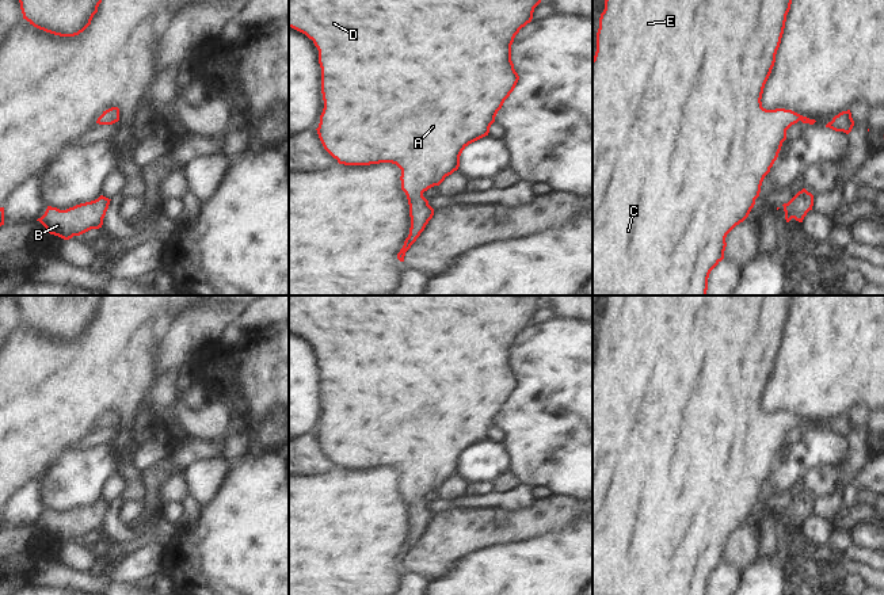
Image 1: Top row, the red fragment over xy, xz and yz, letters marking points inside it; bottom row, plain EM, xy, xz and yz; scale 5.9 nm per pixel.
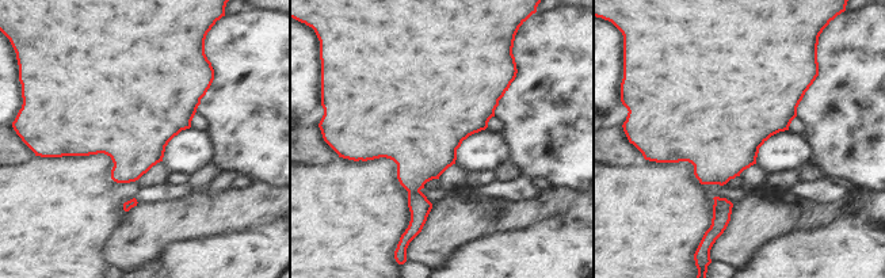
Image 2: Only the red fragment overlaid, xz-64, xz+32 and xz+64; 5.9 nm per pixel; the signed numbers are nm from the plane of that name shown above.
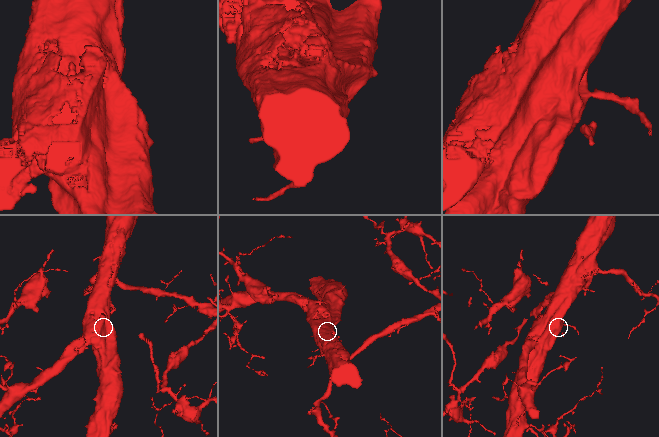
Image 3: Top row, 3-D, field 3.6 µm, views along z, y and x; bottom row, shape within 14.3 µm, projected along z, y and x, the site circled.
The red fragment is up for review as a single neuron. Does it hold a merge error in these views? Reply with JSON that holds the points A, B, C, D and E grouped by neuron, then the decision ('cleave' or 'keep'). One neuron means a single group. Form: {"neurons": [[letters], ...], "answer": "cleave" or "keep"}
{"neurons": [["A", "B", "C", "D", "E"]], "answer": "keep"}

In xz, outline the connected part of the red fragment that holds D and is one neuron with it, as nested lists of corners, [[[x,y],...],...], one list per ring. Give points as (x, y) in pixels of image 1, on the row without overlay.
[[[289,295],[289,331],[305,337],[319,354],[321,371],[321,397],[324,412],[317,434],[324,453],[344,469],[370,469],[392,466],[401,473],[401,493],[409,508],[411,531],[397,562],[404,565],[405,556],[416,545],[434,519],[434,512],[423,496],[439,489],[460,470],[462,454],[472,446],[488,439],[498,415],[514,394],[519,379],[511,365],[511,348],[522,331],[533,323],[534,312],[542,298],[536,295]]]

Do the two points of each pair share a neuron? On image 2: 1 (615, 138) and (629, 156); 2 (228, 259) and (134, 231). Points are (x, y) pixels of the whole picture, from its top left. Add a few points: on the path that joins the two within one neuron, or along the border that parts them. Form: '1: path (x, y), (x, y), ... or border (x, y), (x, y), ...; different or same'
1: path (615, 143), (625, 152); same
2: border (205, 237), (174, 242), (160, 258), (149, 263); different

